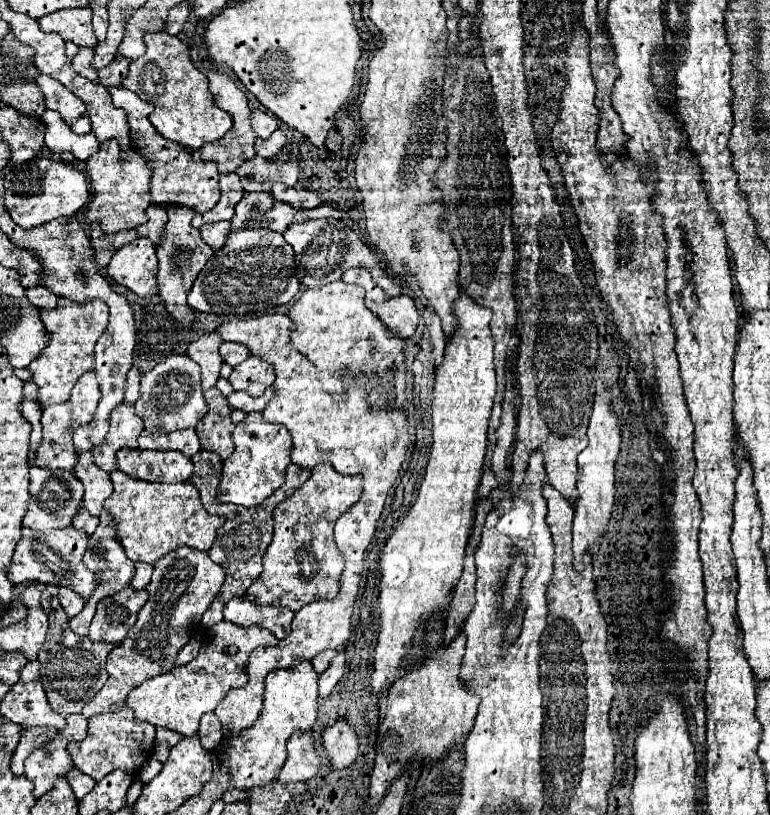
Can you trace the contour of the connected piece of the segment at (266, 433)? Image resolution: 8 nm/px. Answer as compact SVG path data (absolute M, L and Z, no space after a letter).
M250 412L244 422L236 424L232 440L236 450L228 460L224 460L217 498L220 502L232 502L238 506L260 506L284 484L286 466L290 464L292 438L284 426L266 422L260 412Z

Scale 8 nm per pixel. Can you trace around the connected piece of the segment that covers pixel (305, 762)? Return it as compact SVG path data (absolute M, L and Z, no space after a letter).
M292 734L288 740L288 758L278 772L280 782L310 780L322 766L322 760L314 748L312 734Z

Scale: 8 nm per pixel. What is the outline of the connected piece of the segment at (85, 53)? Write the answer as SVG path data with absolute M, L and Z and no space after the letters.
M90 46L78 48L78 54L72 58L72 66L80 72L80 76L98 82L98 68L92 66L92 58L94 58L94 48Z

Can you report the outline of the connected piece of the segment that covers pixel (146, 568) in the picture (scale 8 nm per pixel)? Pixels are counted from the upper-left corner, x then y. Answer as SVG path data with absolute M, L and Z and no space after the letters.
M136 564L136 574L132 578L132 588L146 588L152 576L152 566L150 564Z

